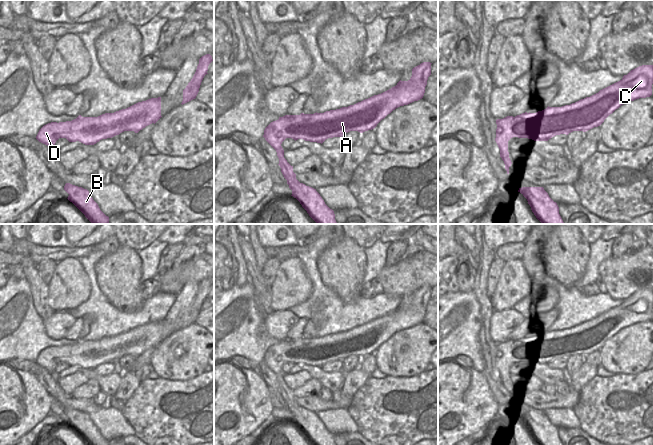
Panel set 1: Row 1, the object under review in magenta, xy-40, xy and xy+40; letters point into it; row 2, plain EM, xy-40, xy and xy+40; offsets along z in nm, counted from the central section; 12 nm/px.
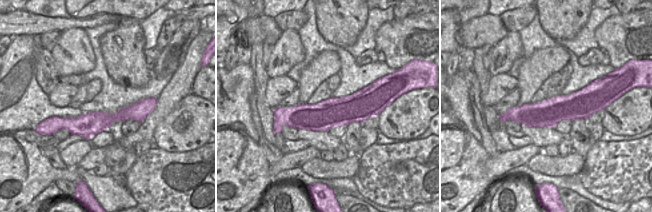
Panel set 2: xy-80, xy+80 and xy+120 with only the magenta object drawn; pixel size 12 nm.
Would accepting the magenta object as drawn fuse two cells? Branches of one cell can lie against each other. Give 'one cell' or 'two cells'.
one cell

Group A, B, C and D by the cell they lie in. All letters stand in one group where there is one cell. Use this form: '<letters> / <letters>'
A B C D

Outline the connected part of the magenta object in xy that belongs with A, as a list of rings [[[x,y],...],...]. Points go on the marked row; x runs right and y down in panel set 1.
[[[421,63],[412,69],[408,81],[400,80],[391,89],[354,105],[324,113],[285,115],[265,128],[263,137],[277,152],[278,165],[292,190],[291,196],[300,202],[317,224],[337,224],[334,211],[325,204],[316,189],[296,179],[293,166],[284,158],[282,142],[292,138],[322,144],[328,138],[342,137],[350,131],[363,133],[374,129],[396,108],[423,98],[431,75],[431,64]]]

